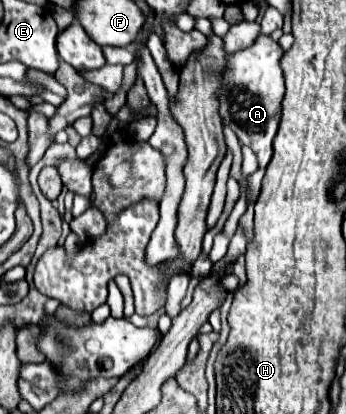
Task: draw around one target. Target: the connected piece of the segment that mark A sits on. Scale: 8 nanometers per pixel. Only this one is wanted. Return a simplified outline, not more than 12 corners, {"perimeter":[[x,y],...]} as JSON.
{"perimeter":[[281,45],[227,57],[219,115],[263,169],[285,95]]}

